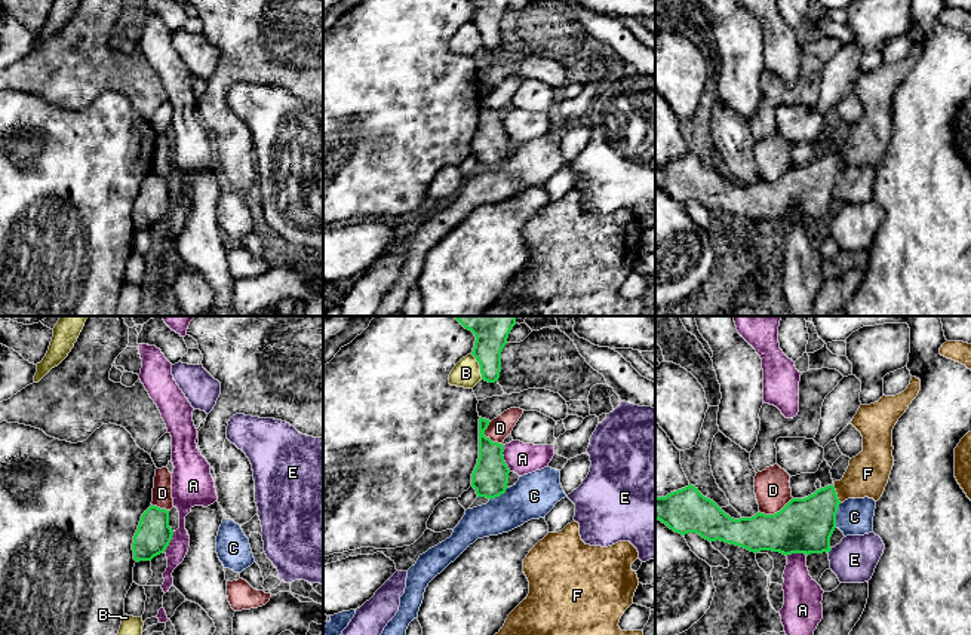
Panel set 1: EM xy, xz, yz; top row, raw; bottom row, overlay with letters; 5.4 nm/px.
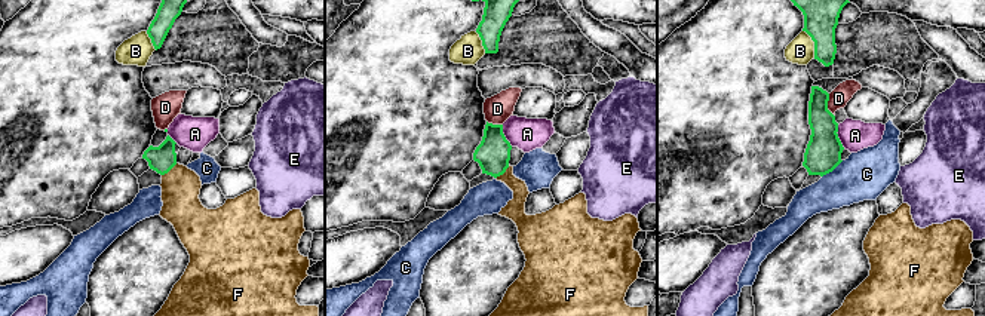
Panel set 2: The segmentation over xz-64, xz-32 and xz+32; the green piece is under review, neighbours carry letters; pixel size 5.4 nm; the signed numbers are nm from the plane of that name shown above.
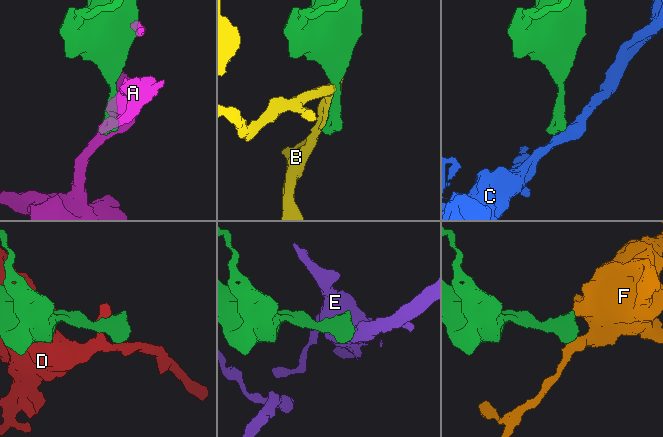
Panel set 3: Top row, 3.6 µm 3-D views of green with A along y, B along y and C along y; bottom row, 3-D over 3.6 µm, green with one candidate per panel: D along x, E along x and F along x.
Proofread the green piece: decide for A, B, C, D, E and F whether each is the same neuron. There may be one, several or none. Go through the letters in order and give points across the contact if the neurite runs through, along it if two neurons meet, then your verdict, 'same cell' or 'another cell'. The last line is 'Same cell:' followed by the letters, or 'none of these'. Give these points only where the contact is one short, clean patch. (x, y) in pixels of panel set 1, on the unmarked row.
A: along xz (503, 113), (503, 128), (510, 138) | another cell
B: along xz (472, 21), (479, 33), (482, 46) | another cell
C: along yz (841, 171), (835, 195) | another cell
D: along yz (792, 165), (773, 181), (759, 180) | another cell
E: along yz (832, 215), (827, 220) | another cell
F: across yz (804, 193), (836, 162), (867, 141) | same cell
Same cell: F

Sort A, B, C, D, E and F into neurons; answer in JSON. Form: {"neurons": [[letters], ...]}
{"neurons": [["A"], ["B"], ["C"], ["D"], ["E"], ["F"]]}

